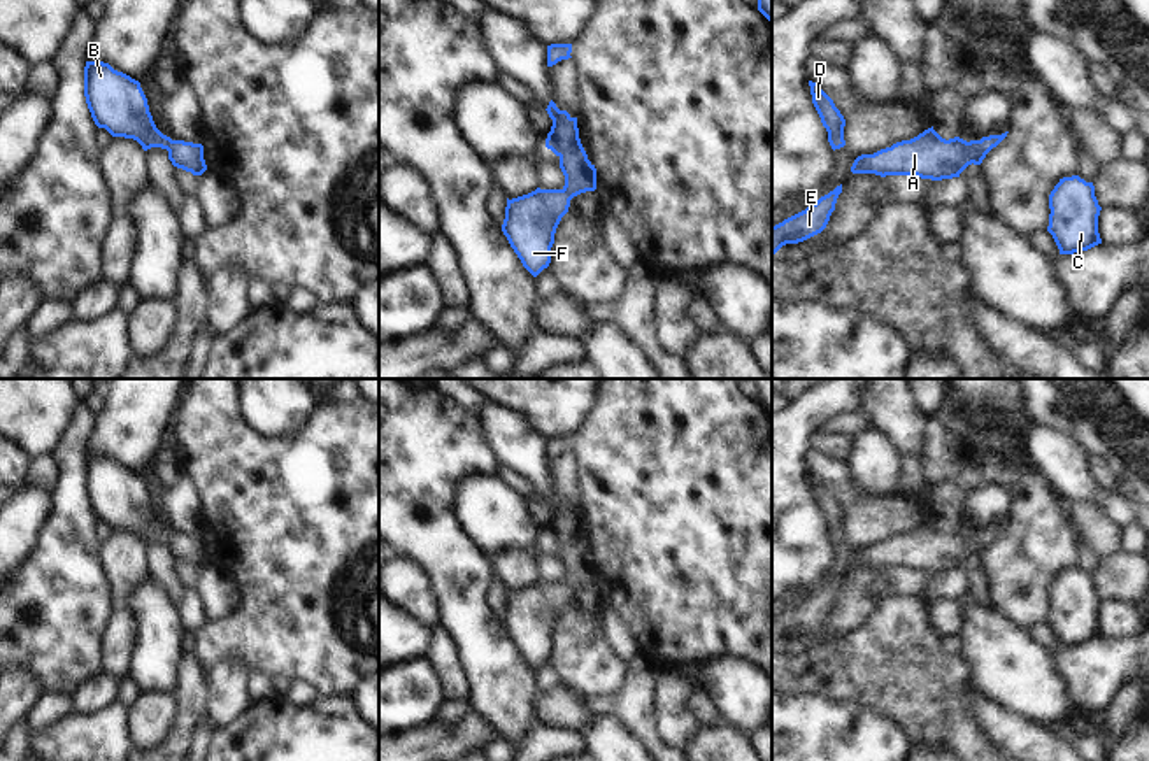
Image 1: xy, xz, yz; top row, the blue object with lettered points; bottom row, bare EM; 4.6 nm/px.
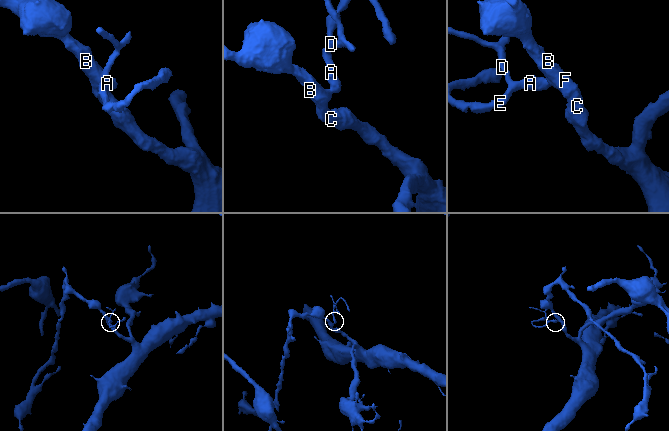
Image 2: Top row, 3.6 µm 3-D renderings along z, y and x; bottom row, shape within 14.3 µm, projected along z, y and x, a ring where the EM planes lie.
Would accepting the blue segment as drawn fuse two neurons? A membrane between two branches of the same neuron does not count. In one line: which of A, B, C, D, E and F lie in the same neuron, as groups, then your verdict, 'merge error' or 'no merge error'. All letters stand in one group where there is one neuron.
groups A B C D E F; no merge error

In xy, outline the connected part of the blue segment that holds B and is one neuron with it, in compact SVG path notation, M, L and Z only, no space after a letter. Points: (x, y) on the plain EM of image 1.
M86 454L84 489L95 517L112 530L133 531L144 544L167 542L172 558L193 568L207 563L202 537L172 533L156 521L139 473L109 456Z

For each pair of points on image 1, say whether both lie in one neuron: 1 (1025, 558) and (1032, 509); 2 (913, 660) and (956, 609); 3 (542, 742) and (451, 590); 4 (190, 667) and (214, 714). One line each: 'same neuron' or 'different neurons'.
1: same neuron
2: different neurons
3: different neurons
4: different neurons

